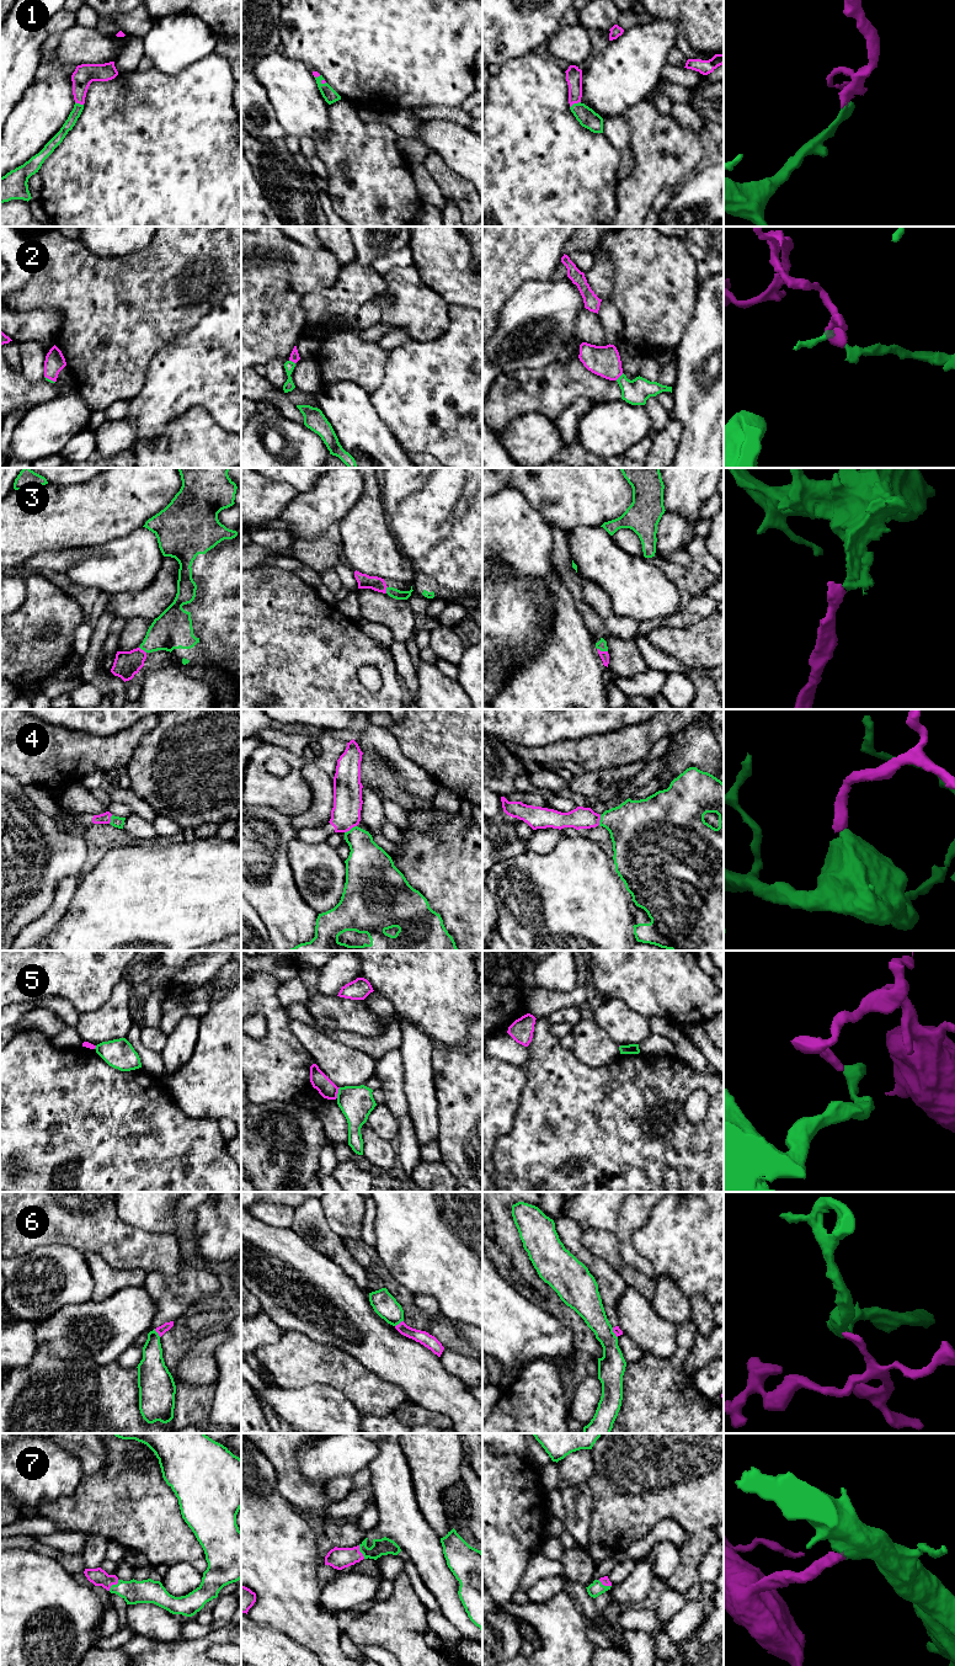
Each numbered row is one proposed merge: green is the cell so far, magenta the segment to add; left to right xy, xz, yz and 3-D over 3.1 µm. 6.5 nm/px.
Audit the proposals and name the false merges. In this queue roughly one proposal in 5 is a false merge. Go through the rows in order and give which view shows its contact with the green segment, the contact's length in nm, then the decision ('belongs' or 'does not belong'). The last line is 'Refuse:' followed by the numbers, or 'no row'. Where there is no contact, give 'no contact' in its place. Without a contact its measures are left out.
1: yz | 80 nm | belongs
2: yz | 70 nm | belongs
3: yz | 80 nm | belongs
4: xz | 90 nm | belongs
5: xz | 80 nm | does not belong
6: xy | 70 nm | does not belong
7: xy | 100 nm | belongs
Refuse: 5, 6

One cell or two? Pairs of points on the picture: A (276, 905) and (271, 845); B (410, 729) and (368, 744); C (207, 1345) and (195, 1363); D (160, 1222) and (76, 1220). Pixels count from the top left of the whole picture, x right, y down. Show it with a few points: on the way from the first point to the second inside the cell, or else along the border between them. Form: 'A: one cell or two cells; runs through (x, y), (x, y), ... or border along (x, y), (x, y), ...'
A: one cell; runs through (271, 890), (271, 860)
B: two cells; border along (385, 729), (395, 738), (400, 751), (409, 760)
C: one cell; runs through (203, 1350), (199, 1358)
D: two cells; border along (115, 1204), (116, 1213), (123, 1222), (151, 1233)

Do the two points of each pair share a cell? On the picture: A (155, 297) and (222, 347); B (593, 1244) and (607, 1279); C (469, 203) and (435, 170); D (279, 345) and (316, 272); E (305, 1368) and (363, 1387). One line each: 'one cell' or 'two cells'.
A: two cells
B: two cells
C: one cell
D: one cell
E: one cell

